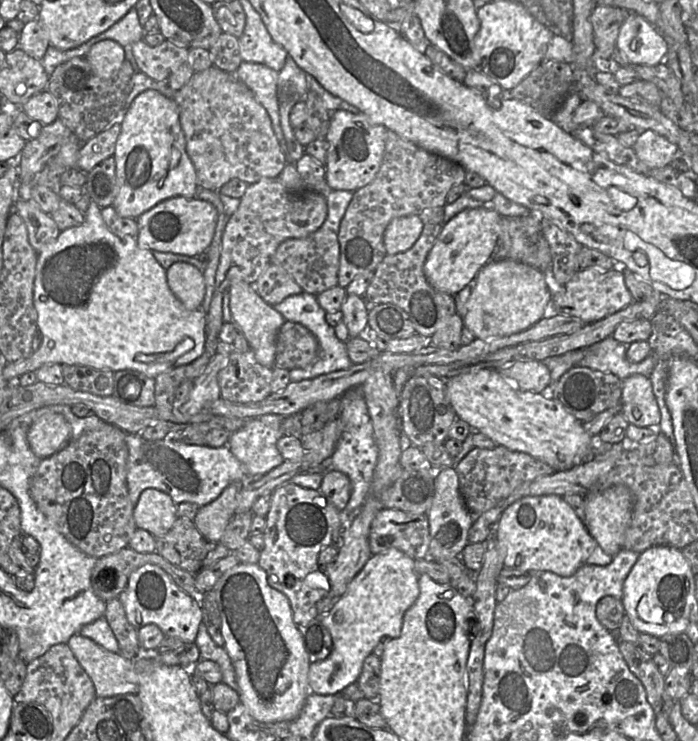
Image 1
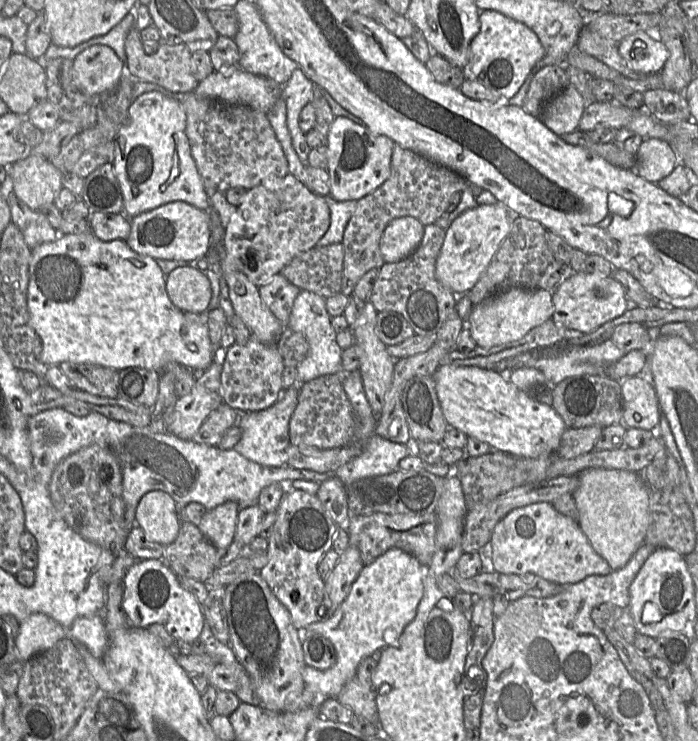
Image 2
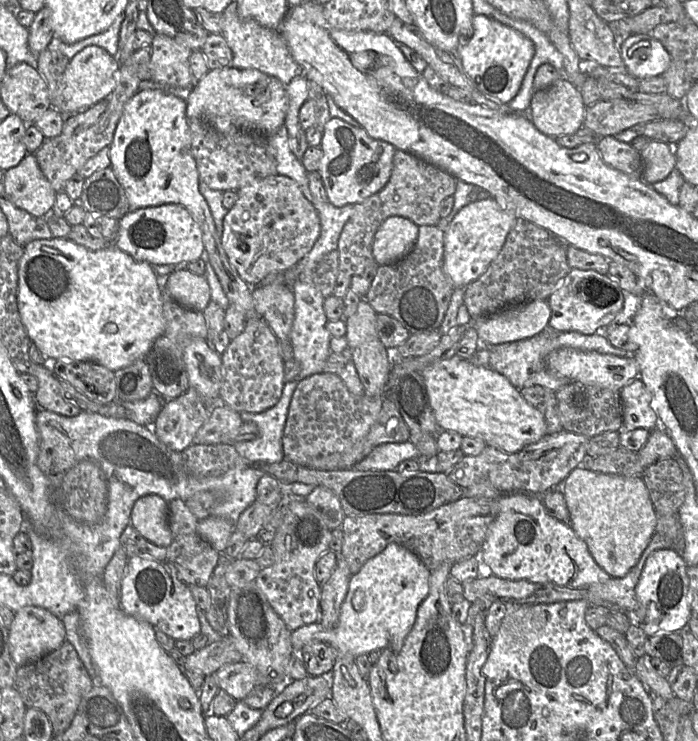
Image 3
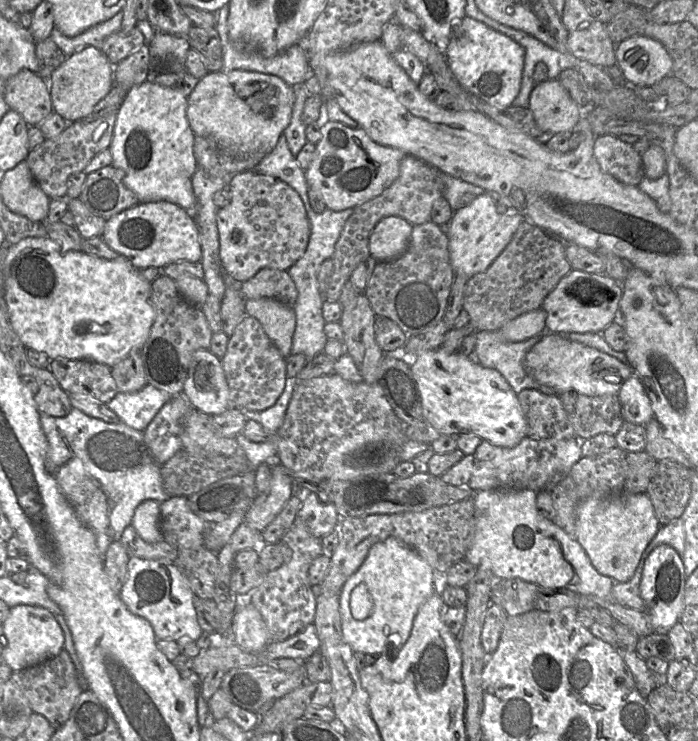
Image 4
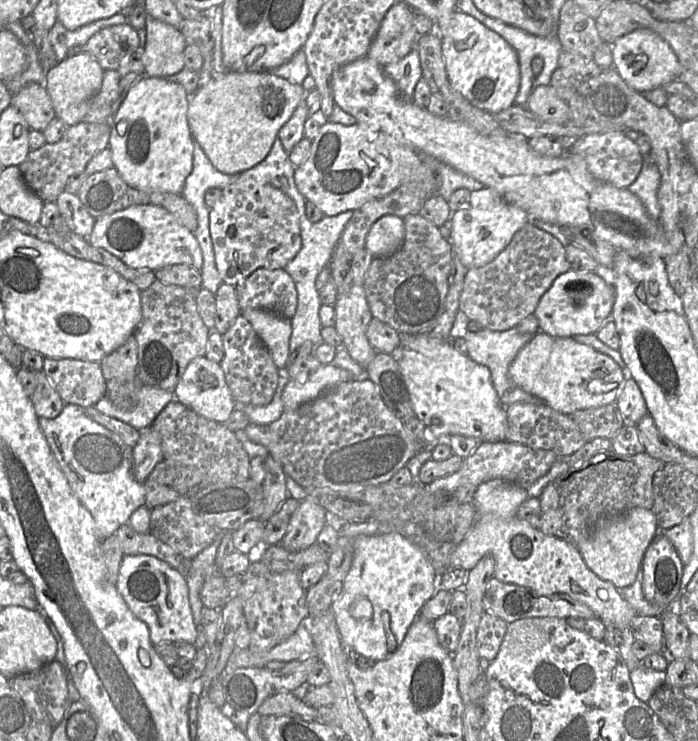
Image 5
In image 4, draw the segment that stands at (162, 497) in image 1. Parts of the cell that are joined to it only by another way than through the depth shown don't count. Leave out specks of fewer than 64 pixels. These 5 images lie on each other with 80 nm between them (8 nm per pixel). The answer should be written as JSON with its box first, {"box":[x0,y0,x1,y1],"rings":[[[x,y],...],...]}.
{"box":[131,499,163,543],"rings":[[[152,499],[142,501],[134,511],[131,526],[147,543],[163,541],[160,527],[160,503]]]}

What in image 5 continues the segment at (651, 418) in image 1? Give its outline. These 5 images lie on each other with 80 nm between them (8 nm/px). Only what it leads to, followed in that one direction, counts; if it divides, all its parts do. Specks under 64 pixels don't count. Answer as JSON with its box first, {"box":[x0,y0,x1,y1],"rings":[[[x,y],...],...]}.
{"box":[615,376,648,425],"rings":[[[626,376],[615,403],[624,418],[624,424],[636,425],[648,414],[647,406],[639,386],[635,380],[628,376]]]}

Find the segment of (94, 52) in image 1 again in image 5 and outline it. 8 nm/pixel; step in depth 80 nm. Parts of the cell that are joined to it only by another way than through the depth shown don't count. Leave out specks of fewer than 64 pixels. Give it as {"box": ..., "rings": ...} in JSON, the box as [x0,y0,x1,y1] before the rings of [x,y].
{"box":[45,52,104,126],"rings":[[[85,52],[69,56],[46,71],[45,88],[52,101],[56,117],[61,119],[67,126],[83,121],[89,99],[101,87],[103,74],[104,69]]]}

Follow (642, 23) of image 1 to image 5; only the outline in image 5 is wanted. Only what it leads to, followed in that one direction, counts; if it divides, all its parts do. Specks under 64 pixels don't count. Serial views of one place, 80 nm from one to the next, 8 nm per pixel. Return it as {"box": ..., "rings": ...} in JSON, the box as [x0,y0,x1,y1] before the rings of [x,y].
{"box":[611,29,680,91],"rings":[[[637,29],[615,40],[611,45],[613,68],[635,91],[662,88],[663,85],[678,79],[680,63],[669,44],[658,34],[648,29]]]}

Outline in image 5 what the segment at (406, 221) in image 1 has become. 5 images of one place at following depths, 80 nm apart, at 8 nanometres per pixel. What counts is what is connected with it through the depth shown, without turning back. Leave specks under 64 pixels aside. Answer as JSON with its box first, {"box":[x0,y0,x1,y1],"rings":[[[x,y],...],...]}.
{"box":[366,215,404,257],"rings":[[[384,215],[371,226],[366,237],[366,248],[374,257],[389,256],[401,247],[404,237],[403,218]]]}

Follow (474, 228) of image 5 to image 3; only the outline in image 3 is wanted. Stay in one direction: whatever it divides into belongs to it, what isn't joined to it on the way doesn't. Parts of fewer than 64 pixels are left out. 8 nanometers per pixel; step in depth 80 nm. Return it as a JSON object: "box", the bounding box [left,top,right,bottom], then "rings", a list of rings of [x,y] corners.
{"box":[443,197,516,287],"rings":[[[491,197],[483,200],[477,199],[461,208],[444,233],[443,270],[454,287],[466,287],[486,271],[487,267],[498,256],[516,220],[515,213],[502,209]]]}

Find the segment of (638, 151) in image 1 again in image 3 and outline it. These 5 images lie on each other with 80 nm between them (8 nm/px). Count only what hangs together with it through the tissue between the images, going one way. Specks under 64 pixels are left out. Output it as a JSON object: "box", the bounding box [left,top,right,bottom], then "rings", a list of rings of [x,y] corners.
{"box":[640,140,676,185],"rings":[[[650,140],[640,155],[642,179],[649,185],[664,180],[676,168],[675,145]]]}

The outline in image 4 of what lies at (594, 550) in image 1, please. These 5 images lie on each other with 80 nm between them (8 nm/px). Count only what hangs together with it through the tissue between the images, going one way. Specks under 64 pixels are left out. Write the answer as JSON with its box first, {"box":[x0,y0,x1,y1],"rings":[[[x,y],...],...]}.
{"box":[464,489,613,598],"rings":[[[528,489],[476,492],[475,534],[464,560],[476,568],[487,569],[494,579],[520,579],[543,589],[611,598],[613,579],[597,572],[575,537],[538,512],[537,494]]]}

